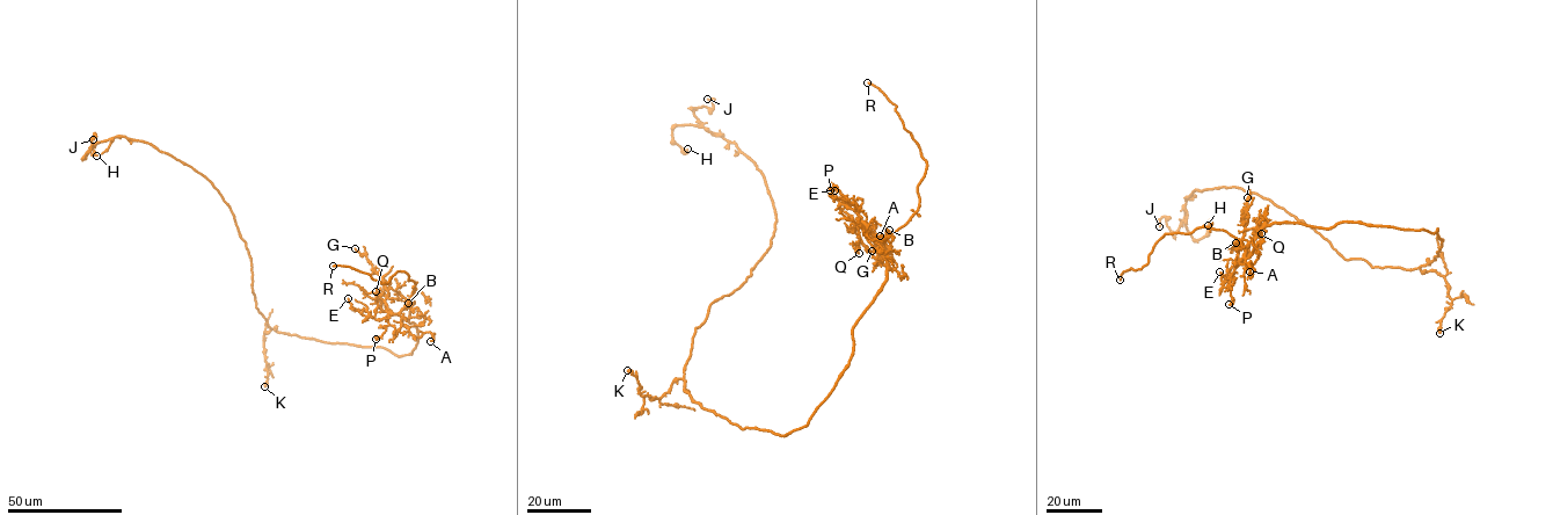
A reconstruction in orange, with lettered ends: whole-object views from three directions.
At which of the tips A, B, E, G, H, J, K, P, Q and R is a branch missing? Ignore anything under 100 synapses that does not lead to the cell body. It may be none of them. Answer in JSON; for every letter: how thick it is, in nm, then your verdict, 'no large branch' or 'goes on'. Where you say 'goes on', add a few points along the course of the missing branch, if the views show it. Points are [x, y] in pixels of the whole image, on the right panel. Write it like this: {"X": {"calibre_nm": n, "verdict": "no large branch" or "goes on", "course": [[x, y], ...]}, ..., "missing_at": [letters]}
{"A": {"calibre_nm": 100, "verdict": "no large branch"}, "B": {"calibre_nm": 140, "verdict": "no large branch"}, "E": {"calibre_nm": 160, "verdict": "no large branch"}, "G": {"calibre_nm": 90, "verdict": "no large branch"}, "H": {"calibre_nm": 130, "verdict": "no large branch"}, "J": {"calibre_nm": 170, "verdict": "no large branch"}, "K": {"calibre_nm": 550, "verdict": "no large branch"}, "P": {"calibre_nm": 180, "verdict": "no large branch"}, "Q": {"calibre_nm": 170, "verdict": "no large branch"}, "R": {"calibre_nm": 220, "verdict": "goes on"}, "missing_at": ["R"]}

